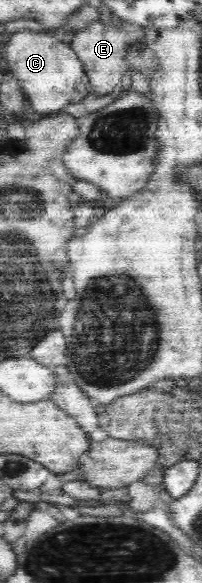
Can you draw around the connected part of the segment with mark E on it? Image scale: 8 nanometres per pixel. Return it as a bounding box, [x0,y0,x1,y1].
[71,23,144,97]

